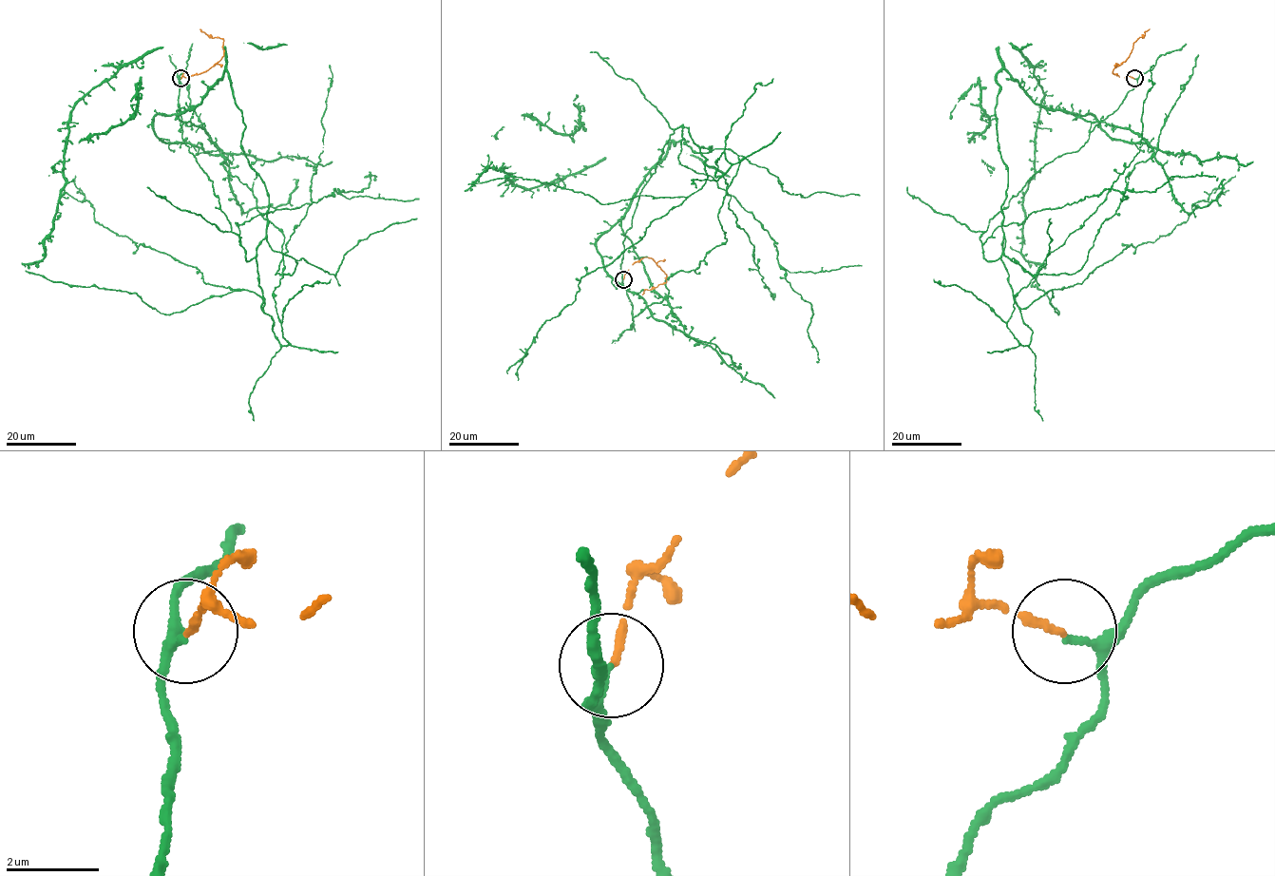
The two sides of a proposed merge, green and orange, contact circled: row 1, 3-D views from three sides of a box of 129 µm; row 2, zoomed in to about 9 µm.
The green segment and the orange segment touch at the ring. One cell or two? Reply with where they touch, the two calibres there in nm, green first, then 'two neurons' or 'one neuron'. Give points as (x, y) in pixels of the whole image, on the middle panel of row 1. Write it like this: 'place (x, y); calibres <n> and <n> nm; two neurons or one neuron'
place (623, 279); calibres 110 and 160 nm; one neuron

